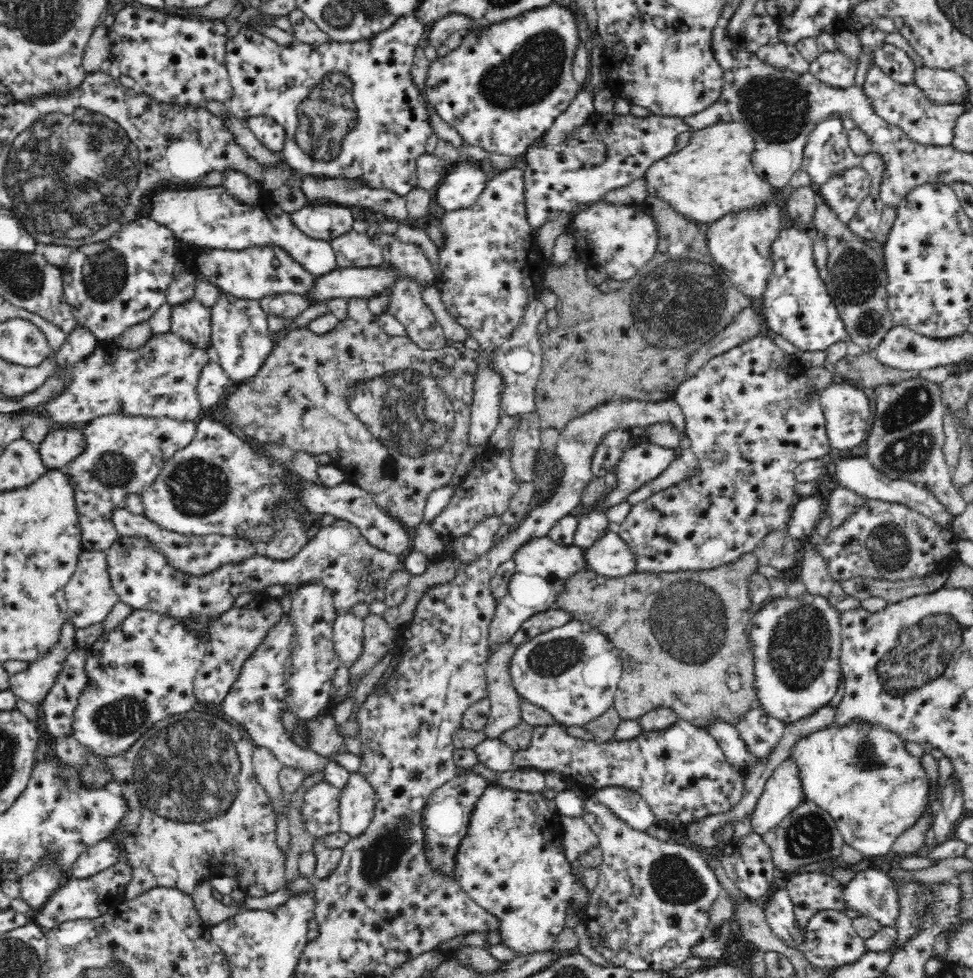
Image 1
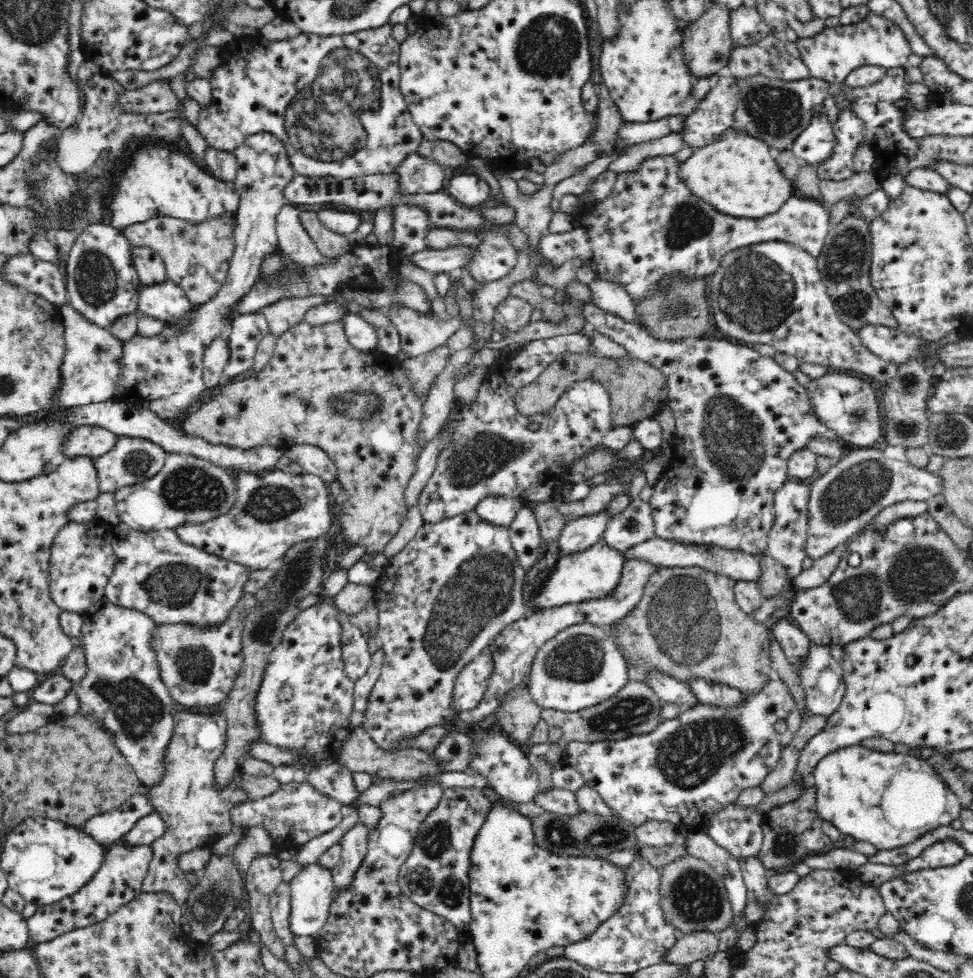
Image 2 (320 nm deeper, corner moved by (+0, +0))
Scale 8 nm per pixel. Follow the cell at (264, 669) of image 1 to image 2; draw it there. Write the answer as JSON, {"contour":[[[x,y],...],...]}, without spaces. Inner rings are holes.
{"contour":[[[338,761],[326,763],[307,776],[310,783],[318,792],[338,801],[341,805],[351,806],[361,793],[354,785],[352,771]]]}

